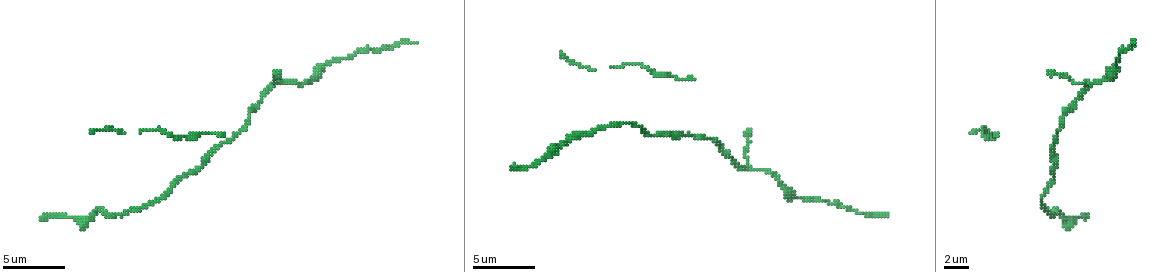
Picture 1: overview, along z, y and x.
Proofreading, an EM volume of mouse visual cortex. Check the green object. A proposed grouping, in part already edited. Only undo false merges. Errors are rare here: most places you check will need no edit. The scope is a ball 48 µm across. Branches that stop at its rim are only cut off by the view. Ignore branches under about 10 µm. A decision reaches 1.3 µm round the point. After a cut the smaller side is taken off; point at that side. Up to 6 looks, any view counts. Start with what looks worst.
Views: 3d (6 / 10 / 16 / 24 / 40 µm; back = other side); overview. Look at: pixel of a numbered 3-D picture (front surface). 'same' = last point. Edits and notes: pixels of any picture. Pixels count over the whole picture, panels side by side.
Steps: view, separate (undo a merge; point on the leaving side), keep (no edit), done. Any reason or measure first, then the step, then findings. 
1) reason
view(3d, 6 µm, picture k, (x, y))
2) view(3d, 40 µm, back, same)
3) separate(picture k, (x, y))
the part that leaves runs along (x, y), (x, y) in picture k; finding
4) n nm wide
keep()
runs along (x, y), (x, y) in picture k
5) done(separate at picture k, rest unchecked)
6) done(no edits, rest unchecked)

view(3d, 10 µm, picture 1, (1057, 138))

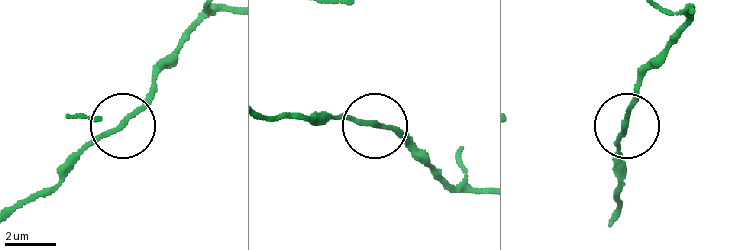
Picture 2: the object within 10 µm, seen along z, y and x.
keep()
runs along (375, 125), (312, 119) in picture 2; one neuron here

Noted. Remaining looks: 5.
sudden change in width
view(3d, 6 µm, picture 1, (775, 177))

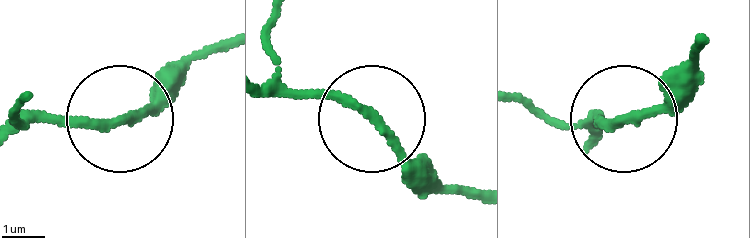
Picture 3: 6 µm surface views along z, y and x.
220 nm wide
keep()
runs along (591, 135), (652, 102), (691, 63) in picture 3; one neuron here

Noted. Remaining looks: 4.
done(no edits, rest unchecked)

